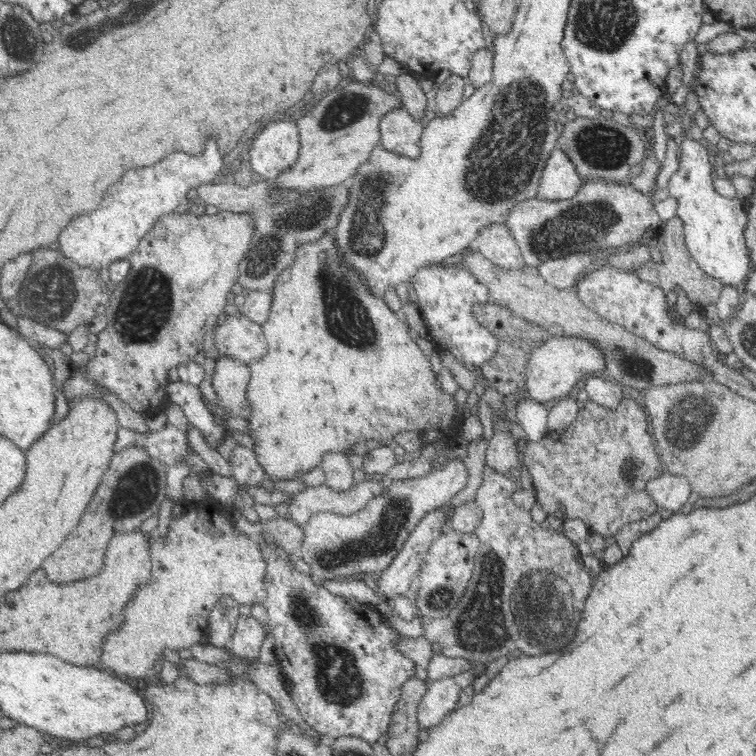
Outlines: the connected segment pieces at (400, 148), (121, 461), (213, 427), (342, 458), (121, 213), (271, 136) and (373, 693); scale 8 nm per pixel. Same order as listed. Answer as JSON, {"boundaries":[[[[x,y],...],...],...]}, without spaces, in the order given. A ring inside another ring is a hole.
{"boundaries":[[[[404,107],[387,112],[379,122],[380,145],[406,158],[418,158],[421,154],[423,126]]],[[[129,446],[113,455],[80,522],[56,548],[54,556],[48,556],[44,564],[48,580],[68,584],[96,574],[105,562],[107,546],[113,536],[138,530],[144,520],[158,512],[165,499],[167,469],[167,465],[150,458],[142,447]]],[[[173,378],[166,384],[166,393],[168,400],[176,403],[185,412],[189,424],[201,430],[206,445],[216,448],[228,432],[214,421],[212,413],[202,402],[200,387]]],[[[326,453],[319,464],[325,473],[324,484],[334,491],[349,489],[354,483],[354,469],[348,455],[344,453]]],[[[174,152],[154,166],[126,172],[118,184],[106,190],[98,210],[79,215],[62,229],[57,240],[61,253],[80,266],[95,269],[107,268],[114,260],[128,258],[156,222],[184,202],[184,196],[191,189],[216,178],[228,161],[232,162],[232,158],[226,155],[212,154],[200,162],[198,155]]],[[[295,118],[276,122],[267,120],[263,129],[257,131],[245,155],[257,178],[272,182],[296,164],[300,148]]],[[[258,538],[258,544],[260,556],[266,563],[266,598],[262,605],[268,612],[270,629],[276,640],[276,662],[292,689],[290,697],[294,704],[307,724],[328,739],[358,737],[373,745],[380,736],[387,734],[394,710],[402,711],[402,706],[396,708],[396,702],[400,702],[404,682],[416,674],[415,663],[394,648],[401,634],[374,606],[330,593],[328,587],[314,583],[309,574],[298,572],[285,546],[274,548],[262,538]]]]}

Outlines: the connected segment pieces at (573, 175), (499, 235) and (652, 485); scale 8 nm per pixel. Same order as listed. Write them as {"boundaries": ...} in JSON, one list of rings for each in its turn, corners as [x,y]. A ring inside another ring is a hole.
{"boundaries":[[[[559,148],[555,149],[548,158],[546,167],[540,178],[538,197],[548,201],[568,200],[580,191],[585,181],[578,175],[577,169],[570,158]]],[[[493,223],[480,229],[470,247],[504,270],[518,270],[526,265],[507,223]]],[[[660,470],[660,476],[648,478],[646,491],[660,508],[678,513],[690,496],[690,483],[684,476],[671,472],[663,473]]]]}

